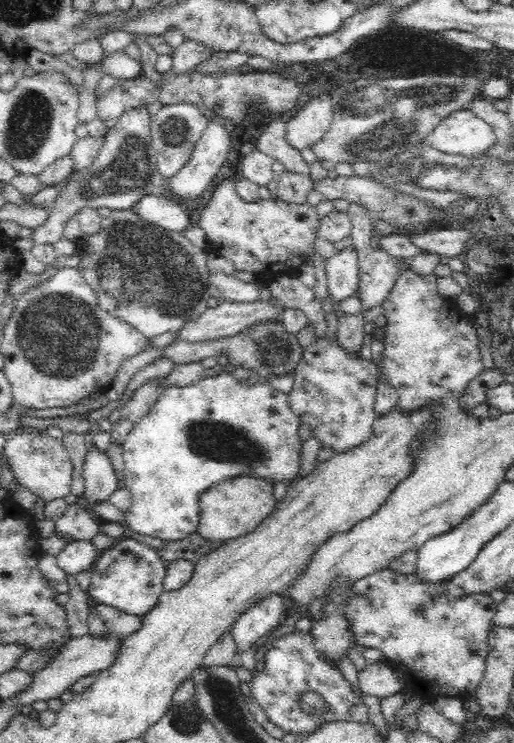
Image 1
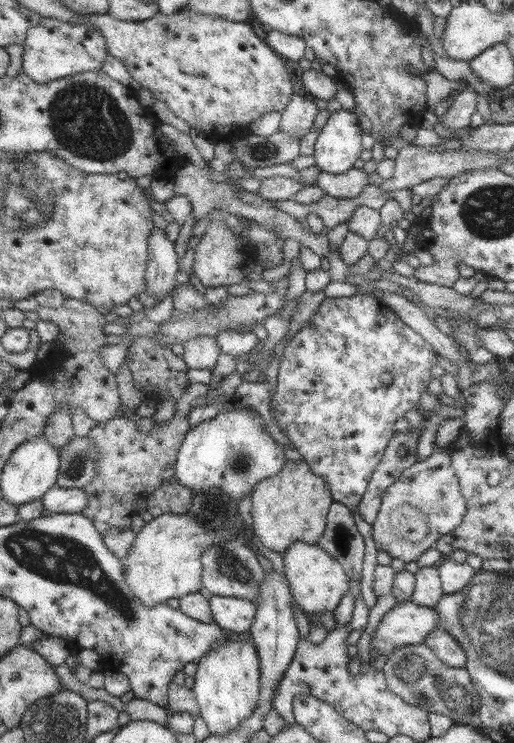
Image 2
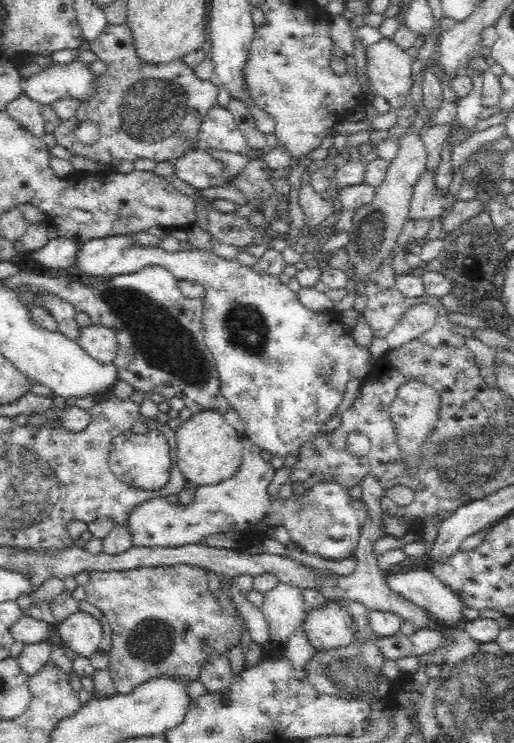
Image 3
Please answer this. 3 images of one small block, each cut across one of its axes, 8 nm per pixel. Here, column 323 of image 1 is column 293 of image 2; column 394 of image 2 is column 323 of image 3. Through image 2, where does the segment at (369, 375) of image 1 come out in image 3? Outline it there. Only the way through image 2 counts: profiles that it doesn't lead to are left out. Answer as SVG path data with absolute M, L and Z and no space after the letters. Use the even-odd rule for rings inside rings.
M116 235L82 243L76 250L72 270L68 272L98 280L100 277L137 272L149 265L162 266L179 281L194 281L205 288L202 300L203 341L214 357L220 393L242 417L246 425L245 435L261 450L268 450L274 456L294 454L298 457L304 442L322 434L322 424L342 402L346 384L352 378L363 379L370 372L368 368L374 360L368 350L360 348L342 324L338 324L336 312L309 311L300 302L299 295L290 292L286 284L280 284L278 277L260 276L251 268L240 266L238 261L220 256L217 252L194 249L169 253L158 246L140 247L128 235Z

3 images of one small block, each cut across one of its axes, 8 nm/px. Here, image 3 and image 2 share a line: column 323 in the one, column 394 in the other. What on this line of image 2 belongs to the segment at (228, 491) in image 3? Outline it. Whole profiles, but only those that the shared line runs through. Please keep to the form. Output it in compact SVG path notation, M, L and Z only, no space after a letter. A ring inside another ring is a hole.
M434 448L427 458L415 462L386 490L378 516L370 525L377 550L383 550L391 558L399 558L404 563L416 561L421 552L434 548L439 538L461 524L466 503L451 464L446 448Z

